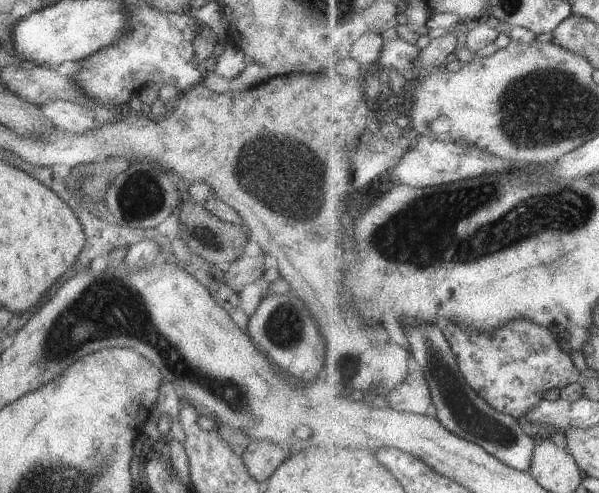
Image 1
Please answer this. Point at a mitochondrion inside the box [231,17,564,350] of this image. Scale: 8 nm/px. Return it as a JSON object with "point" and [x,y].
{"point":[289,176]}

